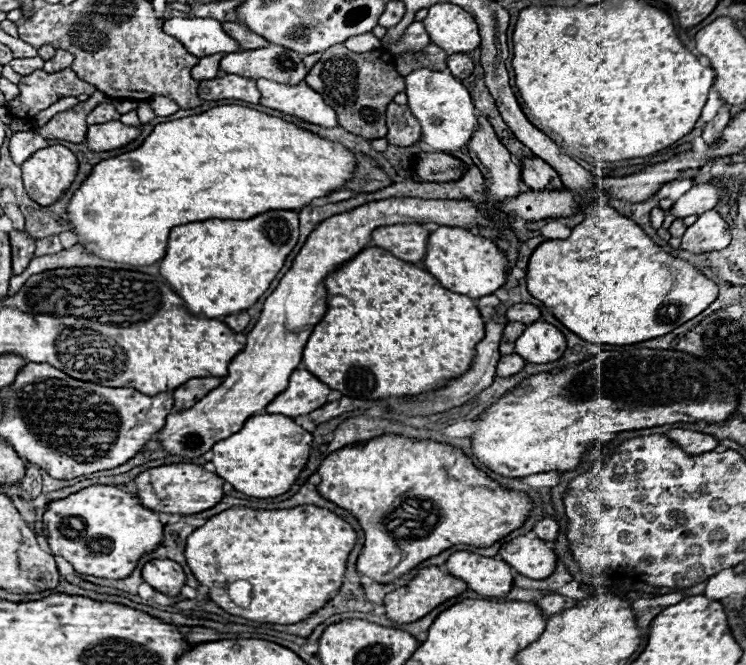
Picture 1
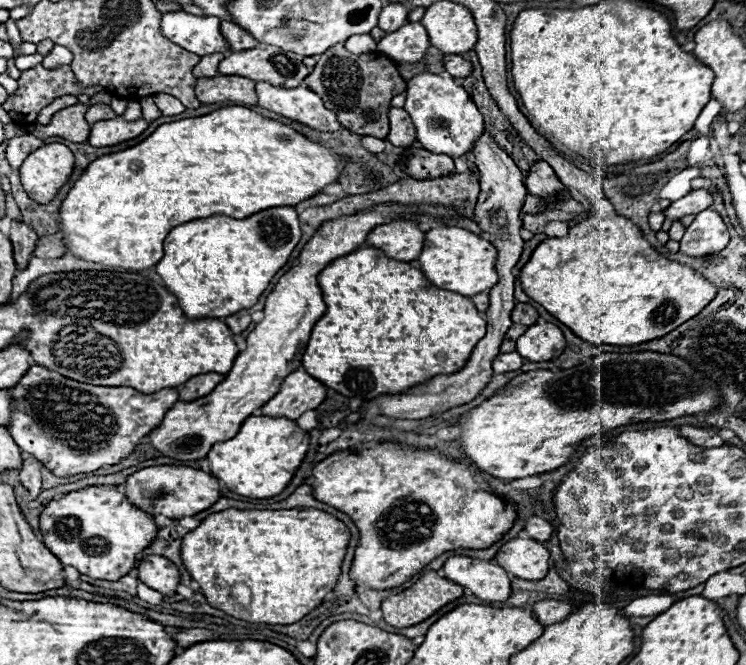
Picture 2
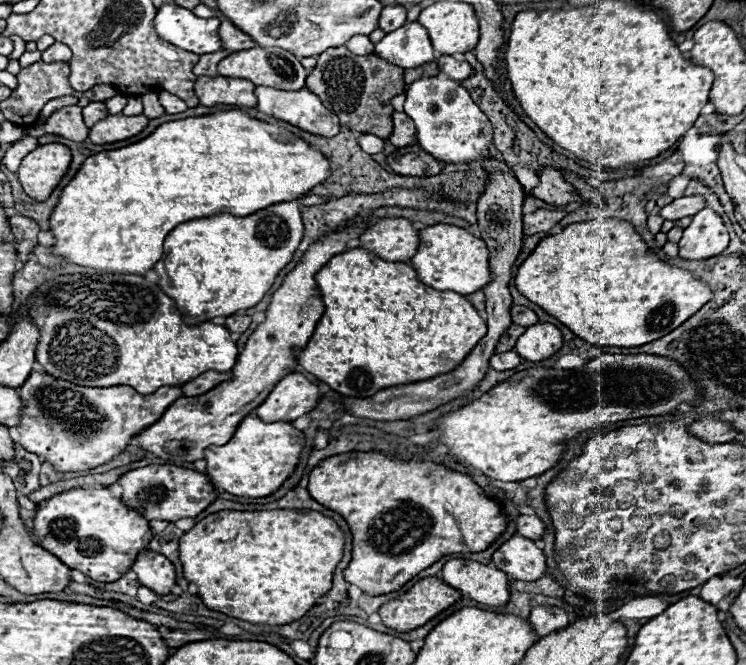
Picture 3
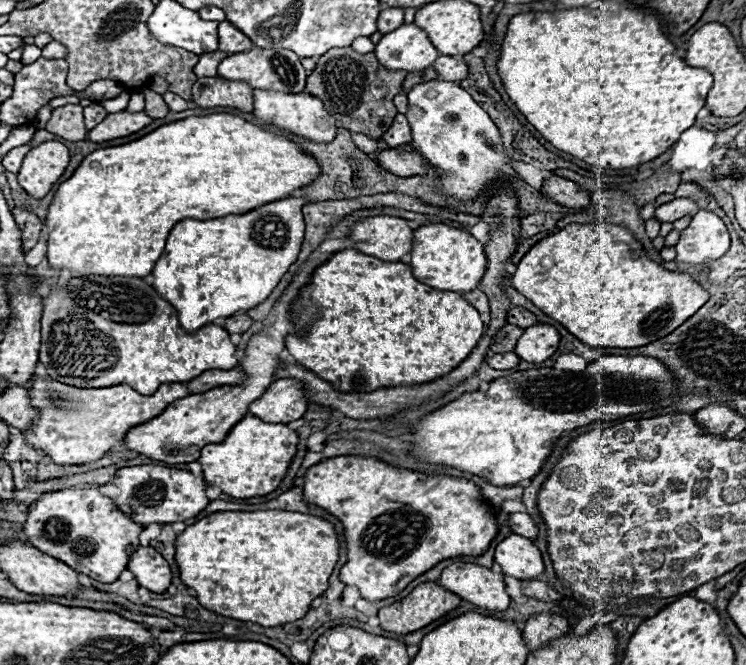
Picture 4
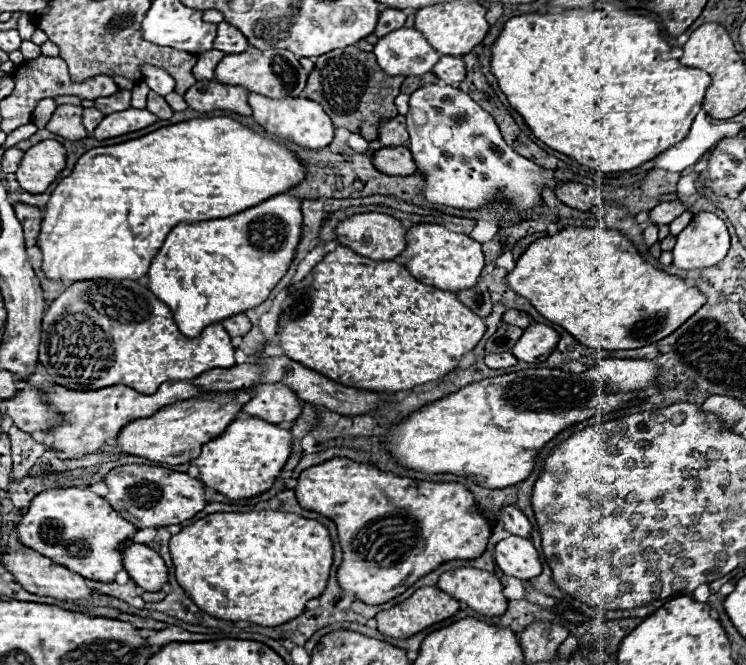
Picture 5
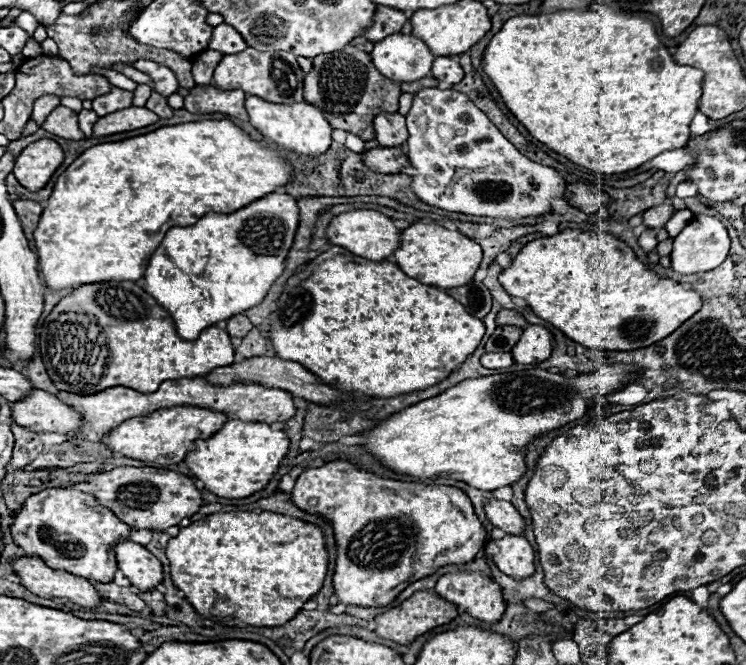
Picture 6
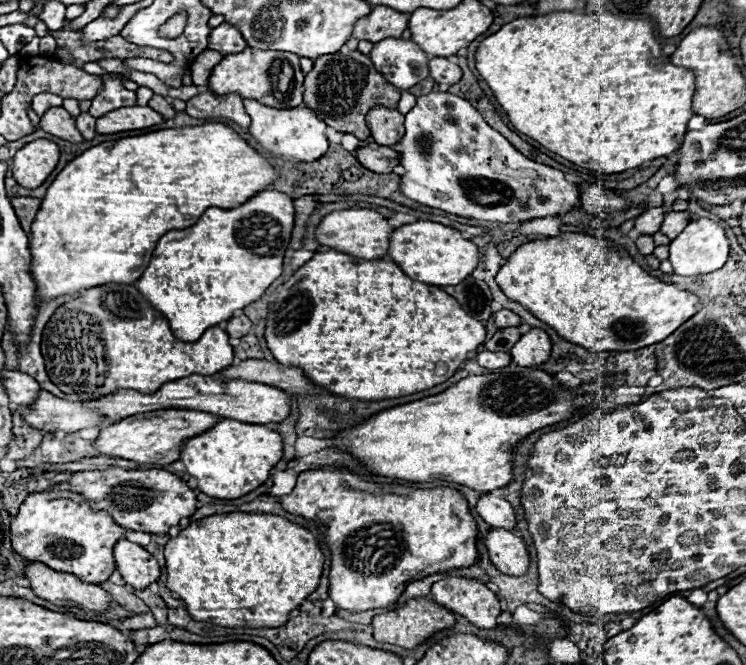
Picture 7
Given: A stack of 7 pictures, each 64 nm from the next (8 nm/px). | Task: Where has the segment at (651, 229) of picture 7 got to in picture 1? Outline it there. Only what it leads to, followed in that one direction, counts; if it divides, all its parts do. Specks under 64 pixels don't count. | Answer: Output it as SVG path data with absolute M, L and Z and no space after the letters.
M708 182L708 184L698 184L698 186L692 186L686 194L682 194L674 206L670 208L670 212L676 216L676 218L686 218L686 216L692 216L692 214L702 214L702 212L708 212L712 210L722 198L722 188L718 188L716 184Z

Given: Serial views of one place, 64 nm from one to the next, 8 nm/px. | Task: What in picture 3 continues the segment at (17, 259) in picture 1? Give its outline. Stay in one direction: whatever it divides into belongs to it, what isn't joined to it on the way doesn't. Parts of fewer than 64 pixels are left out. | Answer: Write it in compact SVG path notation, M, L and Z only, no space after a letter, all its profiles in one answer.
M20 214L12 216L10 218L10 226L12 226L12 234L14 234L14 246L16 246L16 252L18 252L18 260L24 264L28 258L28 254L34 250L36 246L36 236L40 232L38 224L30 218L24 218Z

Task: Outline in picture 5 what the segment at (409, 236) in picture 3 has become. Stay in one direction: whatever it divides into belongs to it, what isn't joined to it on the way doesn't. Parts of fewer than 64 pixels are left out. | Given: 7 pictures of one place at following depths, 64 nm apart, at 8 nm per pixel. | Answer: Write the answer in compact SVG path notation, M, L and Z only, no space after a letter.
M370 212L350 216L336 228L338 242L372 260L394 260L404 252L406 228L394 216Z

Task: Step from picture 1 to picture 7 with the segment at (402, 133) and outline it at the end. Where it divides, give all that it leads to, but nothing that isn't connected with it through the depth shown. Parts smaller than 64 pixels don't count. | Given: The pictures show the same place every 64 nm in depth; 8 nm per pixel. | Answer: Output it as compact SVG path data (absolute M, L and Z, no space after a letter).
M372 108L366 116L368 126L372 130L374 142L382 146L394 146L398 140L402 140L404 130L404 116L398 110L388 110L388 108Z

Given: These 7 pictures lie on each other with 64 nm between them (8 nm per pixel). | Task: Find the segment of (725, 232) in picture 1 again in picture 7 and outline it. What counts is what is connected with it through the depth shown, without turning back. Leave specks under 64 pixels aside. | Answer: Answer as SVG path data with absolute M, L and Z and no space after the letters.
M696 218L670 242L670 258L668 260L672 262L674 272L680 276L710 274L724 266L724 262L728 258L728 248L730 248L730 242L720 224L716 224L710 218Z

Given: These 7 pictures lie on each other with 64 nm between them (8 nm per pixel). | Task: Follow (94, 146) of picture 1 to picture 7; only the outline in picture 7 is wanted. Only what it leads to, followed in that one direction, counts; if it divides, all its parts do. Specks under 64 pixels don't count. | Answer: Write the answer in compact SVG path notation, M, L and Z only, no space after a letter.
M128 106L114 112L108 112L106 116L98 118L96 122L96 134L116 134L126 130L140 130L154 124L160 124L164 118L154 112L148 106Z

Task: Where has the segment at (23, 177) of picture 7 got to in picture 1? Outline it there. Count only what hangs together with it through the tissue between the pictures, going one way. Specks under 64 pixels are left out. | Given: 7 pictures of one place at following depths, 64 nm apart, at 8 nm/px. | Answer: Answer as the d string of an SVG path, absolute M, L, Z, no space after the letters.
M60 144L34 152L24 164L24 188L38 204L54 204L66 192L78 174L76 156Z

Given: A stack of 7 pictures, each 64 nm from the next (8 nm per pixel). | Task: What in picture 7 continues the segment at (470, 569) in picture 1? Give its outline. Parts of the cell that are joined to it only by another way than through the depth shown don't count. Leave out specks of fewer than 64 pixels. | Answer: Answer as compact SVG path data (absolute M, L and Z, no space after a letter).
M448 576L432 586L430 596L452 612L466 616L472 624L480 628L498 626L498 618L502 614L500 600L480 580Z

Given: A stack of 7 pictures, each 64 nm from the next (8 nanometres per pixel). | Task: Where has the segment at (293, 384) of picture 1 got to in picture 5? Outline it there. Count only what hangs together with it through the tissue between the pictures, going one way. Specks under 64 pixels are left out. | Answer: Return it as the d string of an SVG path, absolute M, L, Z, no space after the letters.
M264 384L256 386L252 400L242 408L244 414L262 418L266 422L292 422L302 414L302 406L298 404L298 396L286 384Z

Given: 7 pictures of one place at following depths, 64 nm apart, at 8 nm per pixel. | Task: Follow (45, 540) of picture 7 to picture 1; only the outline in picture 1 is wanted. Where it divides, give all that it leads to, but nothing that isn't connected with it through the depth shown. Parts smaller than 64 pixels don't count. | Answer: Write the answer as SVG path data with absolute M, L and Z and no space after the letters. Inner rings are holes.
M88 486L68 498L54 500L44 512L44 528L48 532L46 540L54 556L66 558L76 572L90 574L108 580L128 578L138 560L158 548L164 540L164 524L158 520L158 514L144 508L140 498L134 492L124 490L124 486ZM78 516L86 532L74 532L68 524L68 518Z

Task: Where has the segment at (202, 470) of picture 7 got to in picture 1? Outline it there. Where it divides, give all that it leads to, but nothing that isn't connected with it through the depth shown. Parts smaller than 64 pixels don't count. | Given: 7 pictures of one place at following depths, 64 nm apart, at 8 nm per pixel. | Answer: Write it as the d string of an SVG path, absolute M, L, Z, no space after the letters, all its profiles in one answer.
M252 416L240 432L214 444L212 464L216 466L216 474L230 482L234 490L246 496L274 498L288 492L304 470L312 452L312 440L312 434L288 416Z

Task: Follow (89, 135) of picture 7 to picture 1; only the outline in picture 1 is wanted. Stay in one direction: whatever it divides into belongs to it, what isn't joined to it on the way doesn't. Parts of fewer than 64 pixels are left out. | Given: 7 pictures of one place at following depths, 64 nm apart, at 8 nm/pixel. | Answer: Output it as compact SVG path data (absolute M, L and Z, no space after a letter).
M102 102L88 114L86 120L88 124L104 124L106 120L120 120L120 114L112 102Z

